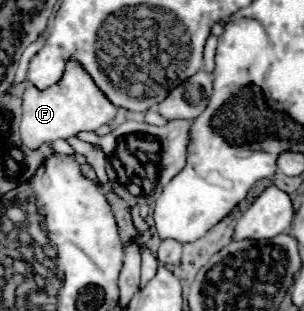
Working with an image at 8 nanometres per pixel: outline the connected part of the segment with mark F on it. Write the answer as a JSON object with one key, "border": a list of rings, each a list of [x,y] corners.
{"border":[[[74,58],[66,60],[64,76],[44,90],[36,86],[28,86],[22,96],[22,124],[20,134],[22,142],[28,148],[38,148],[40,144],[48,144],[56,138],[76,136],[80,130],[96,130],[102,124],[110,124],[116,116],[116,106],[106,98],[106,94],[96,86],[92,76],[82,68],[82,64]]]}

